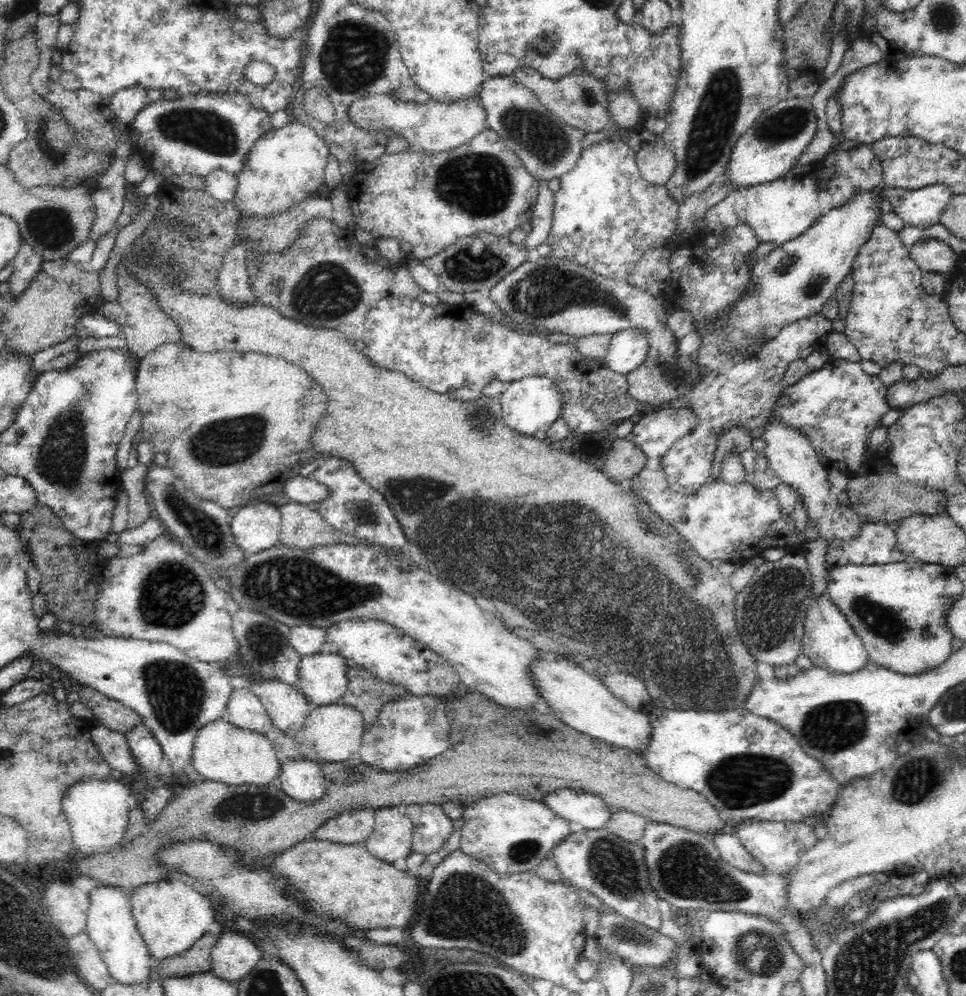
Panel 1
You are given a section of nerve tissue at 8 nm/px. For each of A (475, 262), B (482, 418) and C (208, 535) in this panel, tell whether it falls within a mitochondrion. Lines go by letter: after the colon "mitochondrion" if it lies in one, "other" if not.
A: mitochondrion
B: mitochondrion
C: mitochondrion

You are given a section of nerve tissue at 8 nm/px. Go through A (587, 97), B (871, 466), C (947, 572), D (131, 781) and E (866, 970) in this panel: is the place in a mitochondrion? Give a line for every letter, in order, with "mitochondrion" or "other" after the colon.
A: mitochondrion
B: other
C: other
D: other
E: mitochondrion

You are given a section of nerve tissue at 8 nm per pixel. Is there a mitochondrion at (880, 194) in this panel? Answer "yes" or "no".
no

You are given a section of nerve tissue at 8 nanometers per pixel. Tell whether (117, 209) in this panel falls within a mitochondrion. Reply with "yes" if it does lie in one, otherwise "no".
no

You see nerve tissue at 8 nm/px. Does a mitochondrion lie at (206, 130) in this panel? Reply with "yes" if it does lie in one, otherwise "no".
yes

